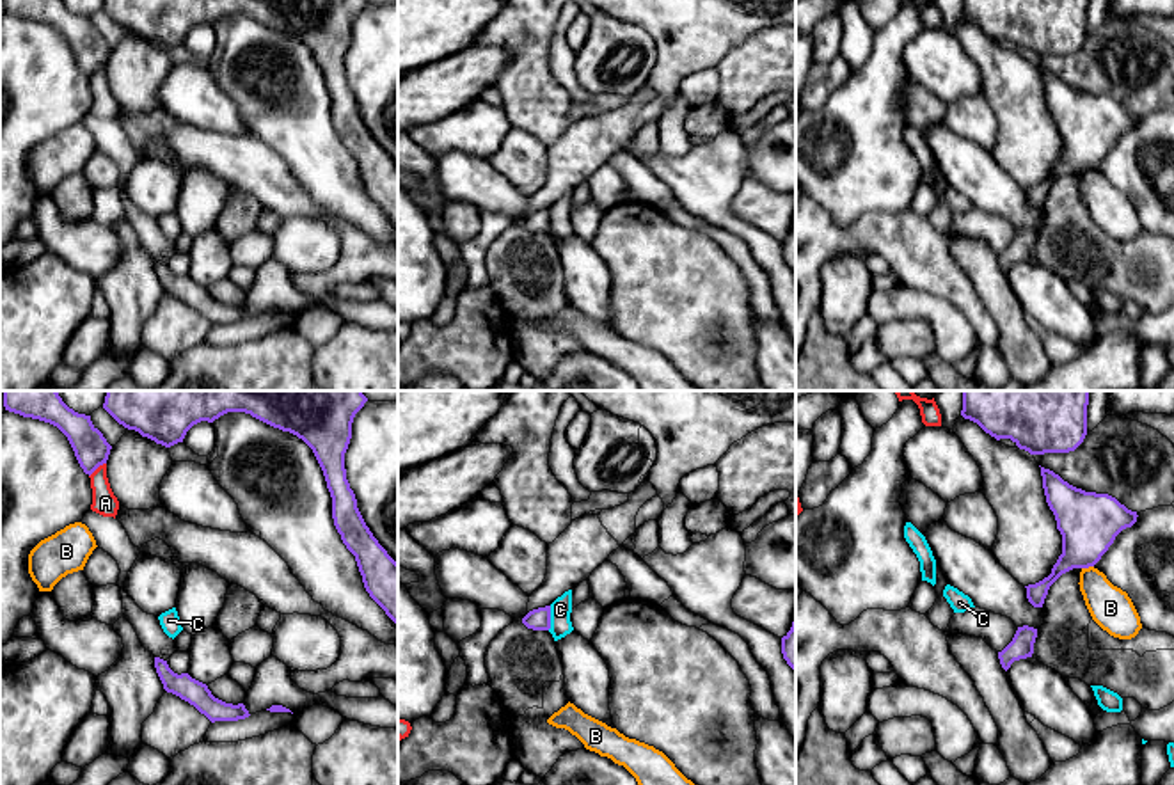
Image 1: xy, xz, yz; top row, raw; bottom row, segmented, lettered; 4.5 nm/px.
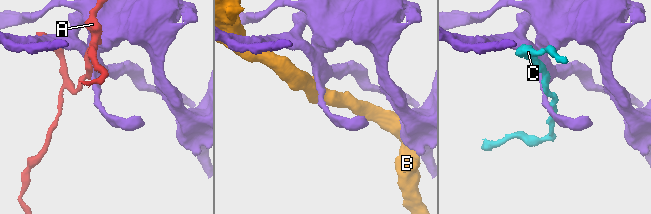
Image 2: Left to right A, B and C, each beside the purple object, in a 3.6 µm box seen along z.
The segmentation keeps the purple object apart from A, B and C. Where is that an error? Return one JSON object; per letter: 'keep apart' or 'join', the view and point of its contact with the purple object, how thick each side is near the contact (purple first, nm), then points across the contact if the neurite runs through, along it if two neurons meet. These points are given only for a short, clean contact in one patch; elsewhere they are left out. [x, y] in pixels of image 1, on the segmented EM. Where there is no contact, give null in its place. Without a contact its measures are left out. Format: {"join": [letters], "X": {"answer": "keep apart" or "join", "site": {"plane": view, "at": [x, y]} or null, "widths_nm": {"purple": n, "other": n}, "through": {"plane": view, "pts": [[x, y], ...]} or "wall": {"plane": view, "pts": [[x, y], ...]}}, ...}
{"join": [], "A": {"answer": "keep apart", "site": {"plane": "xy", "at": [96, 467]}, "widths_nm": {"purple": 160, "other": 110}}, "B": {"answer": "keep apart", "site": {"plane": "yz", "at": [1087, 567]}, "widths_nm": {"purple": 280, "other": 190}}, "C": {"answer": "keep apart", "site": {"plane": "xz", "at": [549, 618]}, "widths_nm": {"purple": 100, "other": 100}, "wall": {"plane": "xz", "pts": [[551, 606], [551, 626], [547, 629]]}}}

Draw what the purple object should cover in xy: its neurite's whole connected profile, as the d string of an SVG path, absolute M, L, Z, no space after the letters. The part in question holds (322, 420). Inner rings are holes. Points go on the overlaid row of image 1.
M107 391L103 408L124 428L135 430L165 448L183 442L194 424L213 423L227 412L250 414L302 439L313 449L323 471L332 497L334 526L346 549L355 556L366 591L398 625L398 563L366 526L345 469L352 423L366 401L362 391Z

